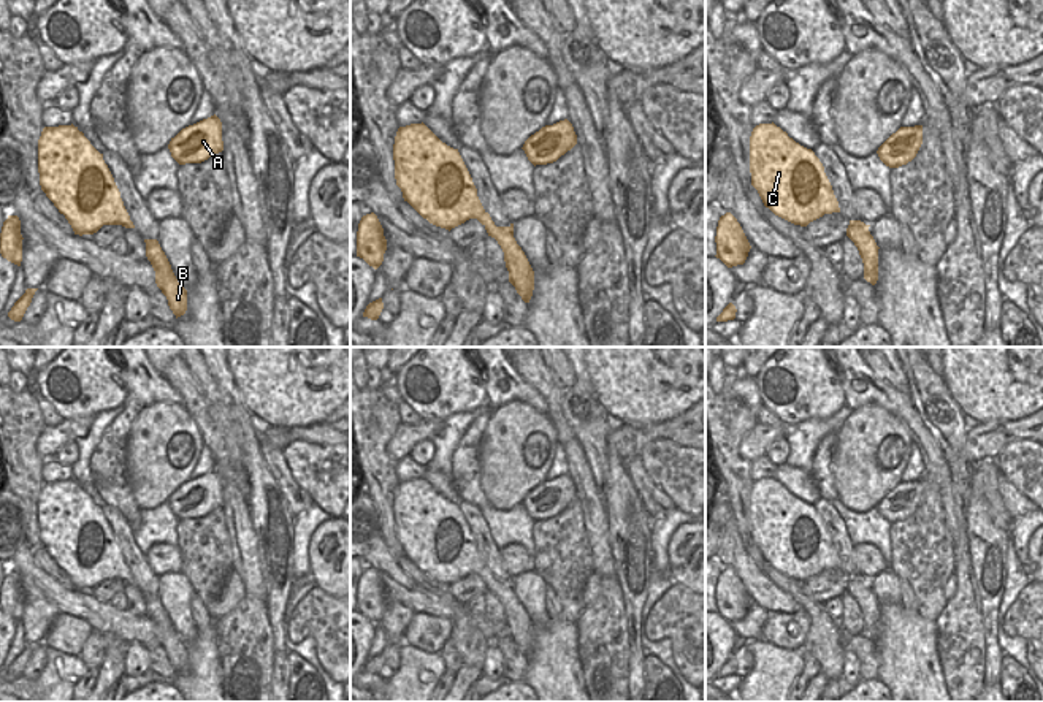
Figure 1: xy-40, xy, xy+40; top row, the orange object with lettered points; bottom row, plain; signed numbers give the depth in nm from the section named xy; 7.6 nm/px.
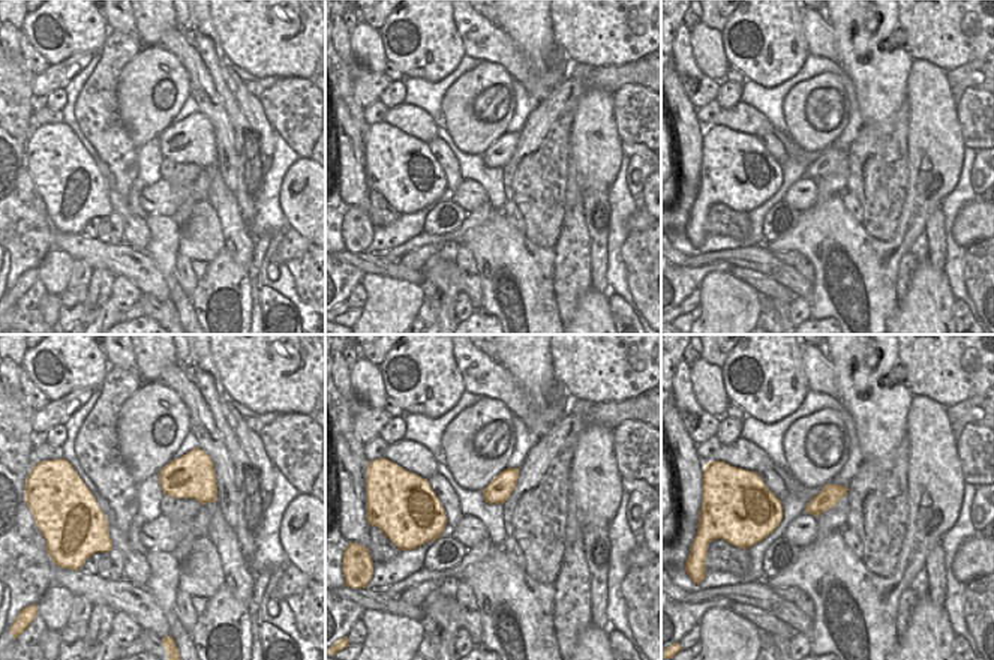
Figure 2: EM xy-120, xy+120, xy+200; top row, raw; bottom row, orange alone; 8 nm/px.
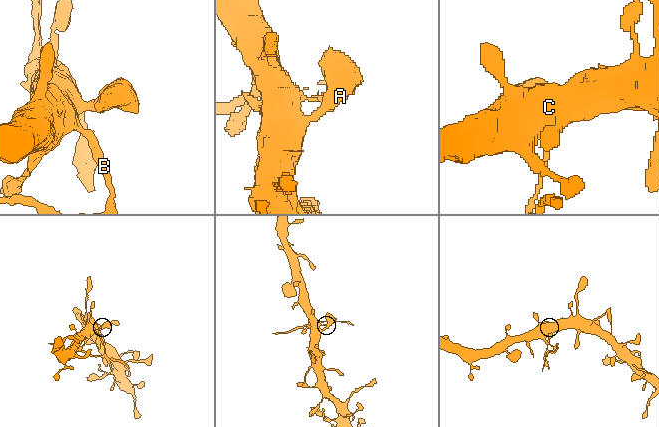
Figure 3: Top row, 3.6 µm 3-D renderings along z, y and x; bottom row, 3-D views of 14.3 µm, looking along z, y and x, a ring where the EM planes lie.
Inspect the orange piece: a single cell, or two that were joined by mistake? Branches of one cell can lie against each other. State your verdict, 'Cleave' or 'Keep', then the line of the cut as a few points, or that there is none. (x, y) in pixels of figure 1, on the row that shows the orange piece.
Cleave. Split along xy (485, 213), (484, 224)

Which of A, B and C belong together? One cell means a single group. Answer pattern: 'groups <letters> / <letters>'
groups A C / B

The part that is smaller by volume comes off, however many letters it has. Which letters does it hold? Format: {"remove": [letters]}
{"remove": ["B"]}

